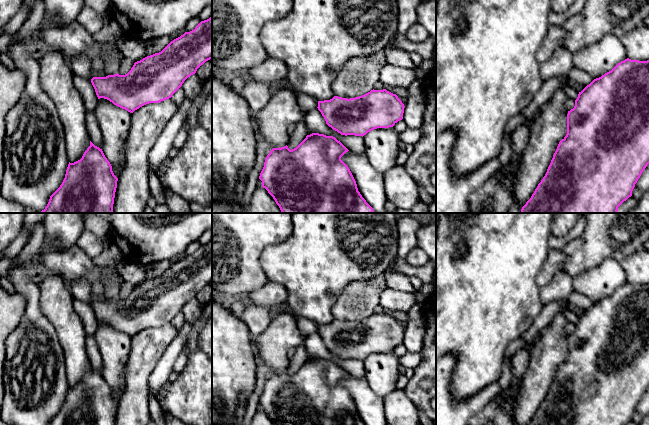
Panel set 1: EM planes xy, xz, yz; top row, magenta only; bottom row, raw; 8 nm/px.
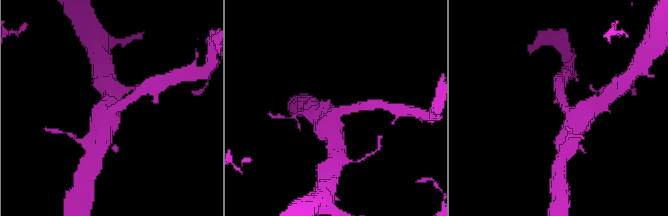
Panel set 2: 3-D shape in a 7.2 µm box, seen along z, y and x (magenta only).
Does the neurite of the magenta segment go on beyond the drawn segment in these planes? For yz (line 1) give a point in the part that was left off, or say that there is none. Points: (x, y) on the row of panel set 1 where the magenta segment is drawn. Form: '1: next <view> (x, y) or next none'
1: next none

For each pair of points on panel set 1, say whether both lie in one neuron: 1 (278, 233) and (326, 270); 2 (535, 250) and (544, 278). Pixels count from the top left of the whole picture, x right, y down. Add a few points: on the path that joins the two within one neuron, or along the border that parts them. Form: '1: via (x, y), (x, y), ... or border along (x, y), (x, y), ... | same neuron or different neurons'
1: border along (293, 223), (291, 233), (284, 240), (263, 248) | different neurons
2: border along (549, 248), (547, 258), (536, 279), (539, 287) | different neurons

